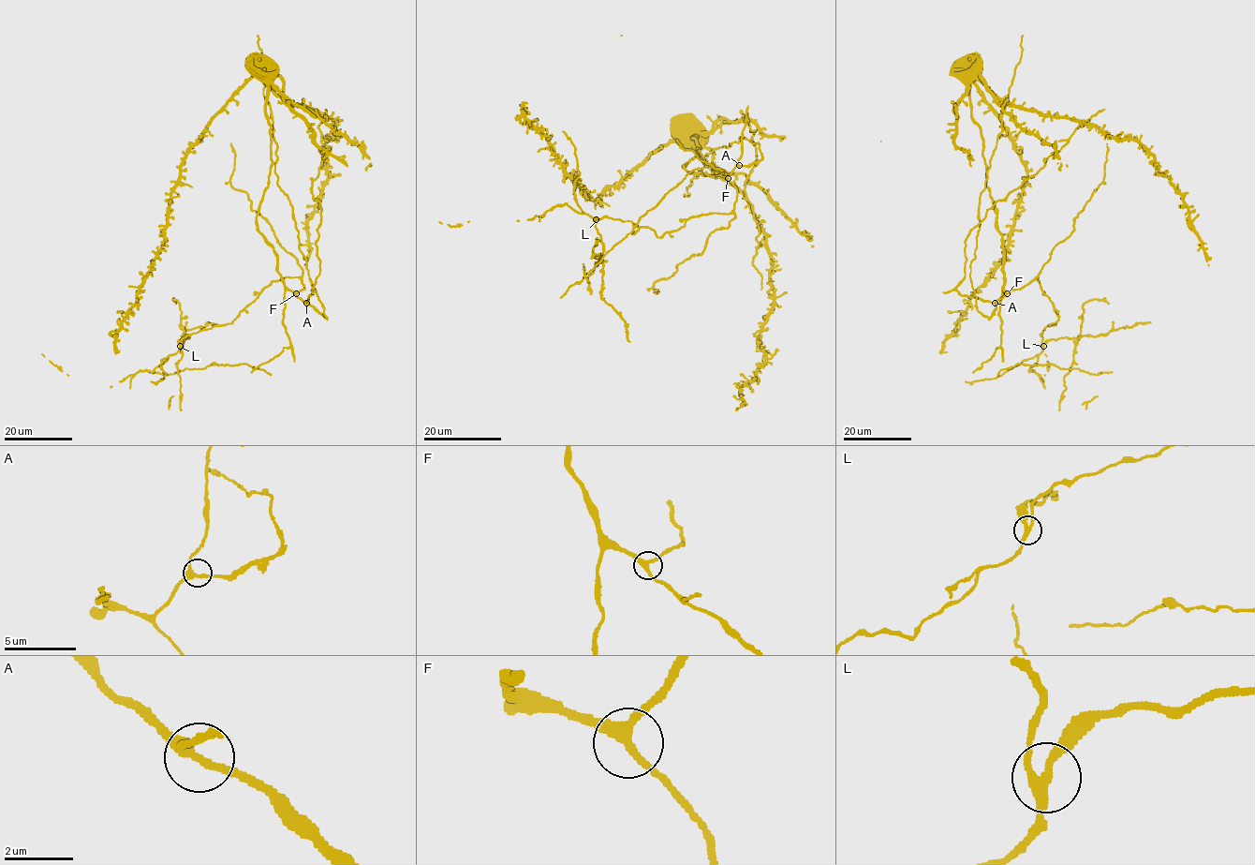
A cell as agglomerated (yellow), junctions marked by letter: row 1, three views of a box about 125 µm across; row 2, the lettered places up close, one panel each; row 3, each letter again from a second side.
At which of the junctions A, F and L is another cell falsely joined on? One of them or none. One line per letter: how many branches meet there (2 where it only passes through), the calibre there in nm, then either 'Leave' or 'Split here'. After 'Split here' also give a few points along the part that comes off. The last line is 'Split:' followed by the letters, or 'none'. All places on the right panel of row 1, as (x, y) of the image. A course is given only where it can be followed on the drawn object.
A: Branches: 3. Thickness 280 nm. Leave
F: Branches: 3. Thickness 280 nm. Leave
L: Branches: 3. Thickness 260 nm. Split here. Course of the part to remove: (1042, 346), (1048, 341), (1063, 337), (1097, 336), (1140, 322), (1151, 322)
Split: L

